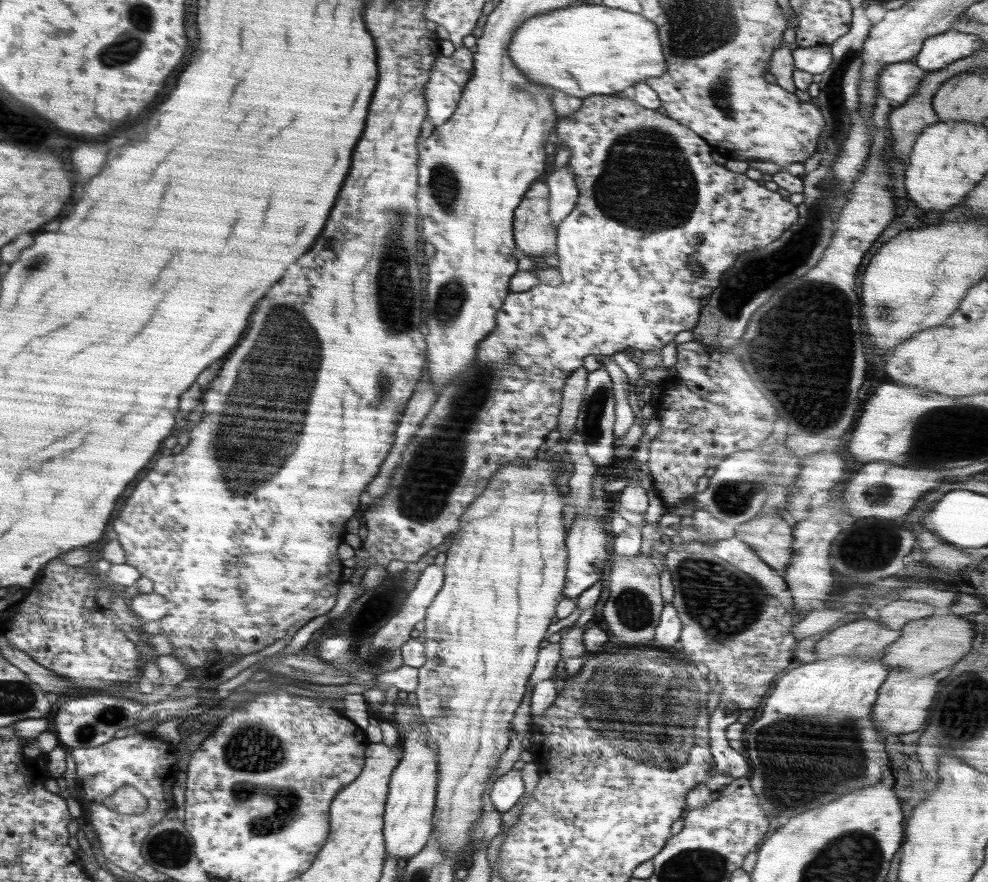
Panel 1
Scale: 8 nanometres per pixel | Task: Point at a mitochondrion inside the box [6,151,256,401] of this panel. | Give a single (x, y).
(36, 264)

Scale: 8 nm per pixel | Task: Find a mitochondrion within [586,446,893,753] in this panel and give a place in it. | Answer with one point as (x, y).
(709, 593)

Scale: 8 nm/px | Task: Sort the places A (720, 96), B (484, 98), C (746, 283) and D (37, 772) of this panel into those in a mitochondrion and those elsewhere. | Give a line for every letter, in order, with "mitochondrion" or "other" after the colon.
A: mitochondrion
B: other
C: mitochondrion
D: other

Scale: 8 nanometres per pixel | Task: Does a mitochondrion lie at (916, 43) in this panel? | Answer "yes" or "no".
no

